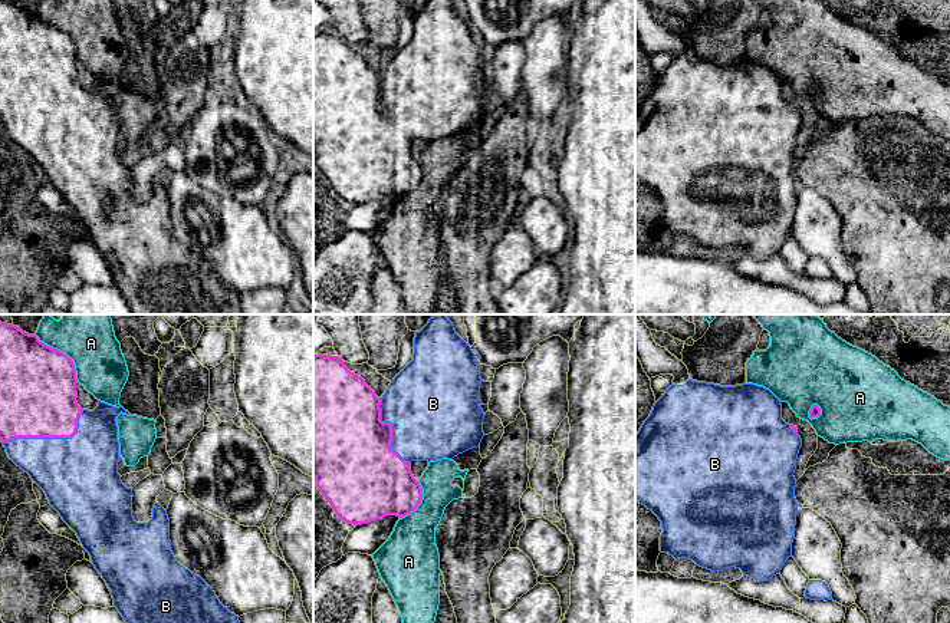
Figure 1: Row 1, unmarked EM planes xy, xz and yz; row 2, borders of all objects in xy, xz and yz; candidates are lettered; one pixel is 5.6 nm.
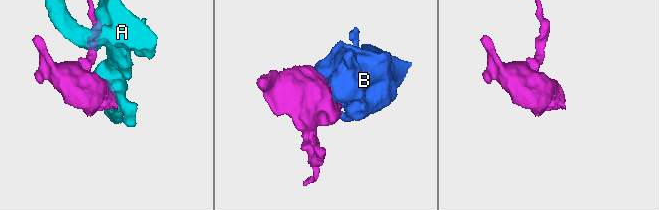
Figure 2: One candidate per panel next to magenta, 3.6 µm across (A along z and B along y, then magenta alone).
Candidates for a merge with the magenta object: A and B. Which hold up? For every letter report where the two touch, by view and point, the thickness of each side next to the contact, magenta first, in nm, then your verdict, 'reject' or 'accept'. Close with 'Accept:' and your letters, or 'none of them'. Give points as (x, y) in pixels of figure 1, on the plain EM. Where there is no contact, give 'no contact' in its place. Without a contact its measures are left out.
A: contact xy (62, 30); calibres 440 and 280 nm; reject
B: contact xy (51, 115); calibres 440 and 400 nm; accept
Accept: B

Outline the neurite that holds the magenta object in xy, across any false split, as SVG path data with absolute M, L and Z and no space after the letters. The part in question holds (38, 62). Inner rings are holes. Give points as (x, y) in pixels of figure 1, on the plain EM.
M0 0L0 119L9 136L20 145L45 169L49 182L59 191L62 198L76 211L82 225L89 231L92 243L101 251L111 267L114 284L126 300L131 314L243 314L239 294L224 286L213 267L197 253L181 244L172 230L170 220L170 198L167 188L158 181L154 182L152 197L148 201L137 201L132 195L132 167L126 167L118 152L119 121L116 95L122 90L131 93L122 85L116 86L105 80L98 80L93 89L82 88L78 80L76 49L73 39L63 30L53 27L39 19L36 13L29 13L14 3Z

